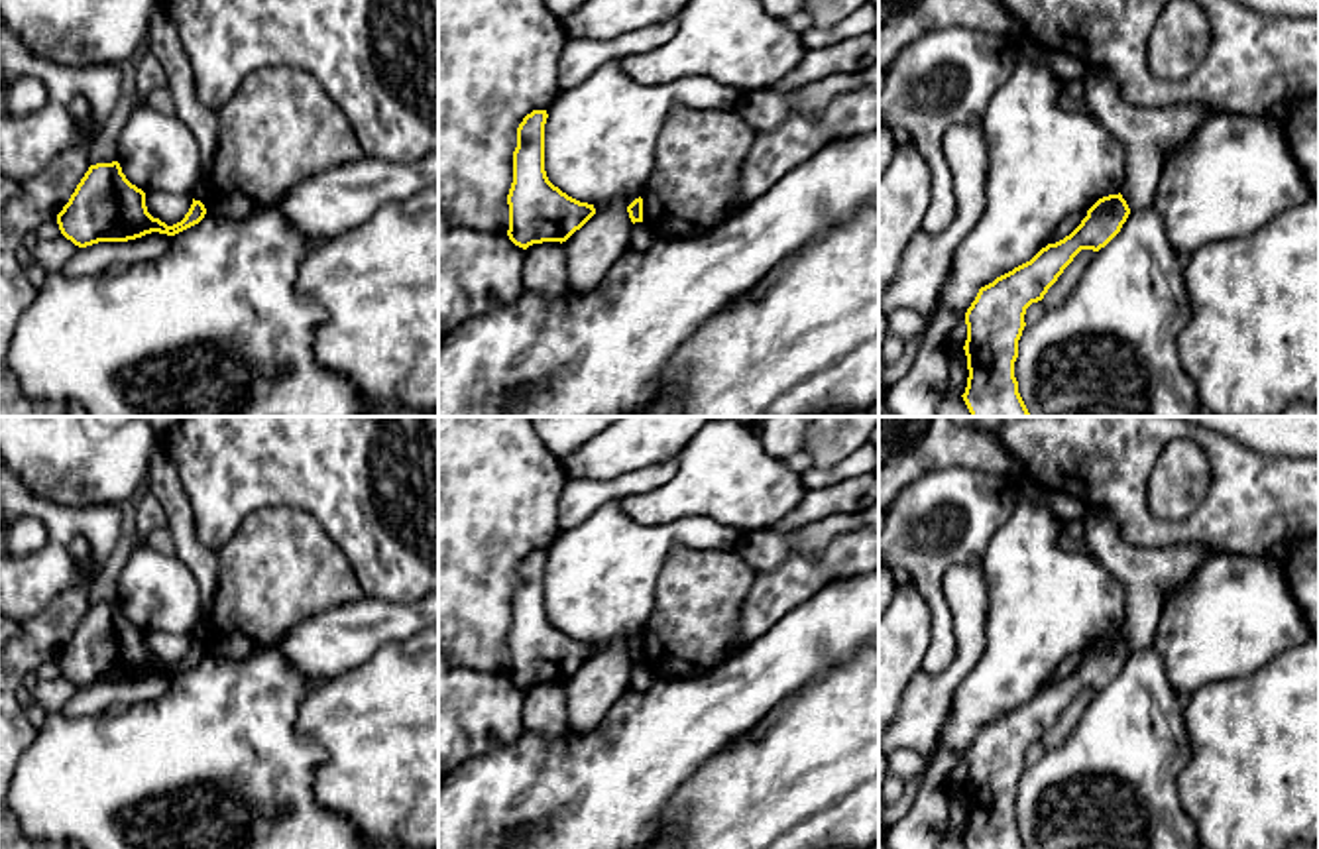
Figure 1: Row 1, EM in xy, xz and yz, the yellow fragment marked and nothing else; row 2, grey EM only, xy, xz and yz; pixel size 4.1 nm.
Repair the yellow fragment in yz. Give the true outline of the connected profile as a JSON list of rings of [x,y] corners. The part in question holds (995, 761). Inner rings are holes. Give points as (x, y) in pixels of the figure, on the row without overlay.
[[[1120,633],[1103,637],[1069,676],[979,729],[965,753],[967,849],[1026,849],[1014,818],[1026,749],[1044,739],[1081,690],[1105,688],[1128,654]]]

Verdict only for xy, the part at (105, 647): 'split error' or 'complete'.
complete

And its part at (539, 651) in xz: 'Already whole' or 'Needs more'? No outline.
Already whole

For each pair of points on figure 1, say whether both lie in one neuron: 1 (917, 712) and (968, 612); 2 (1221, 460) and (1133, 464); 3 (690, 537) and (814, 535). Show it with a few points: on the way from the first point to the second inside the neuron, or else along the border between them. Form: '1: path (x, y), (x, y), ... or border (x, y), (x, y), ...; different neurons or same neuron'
1: path (942, 686), (966, 661), (968, 637); same neuron
2: path (1219, 502), (1192, 529), (1156, 529), (1133, 506); same neuron
3: border (744, 533), (732, 549); different neurons

